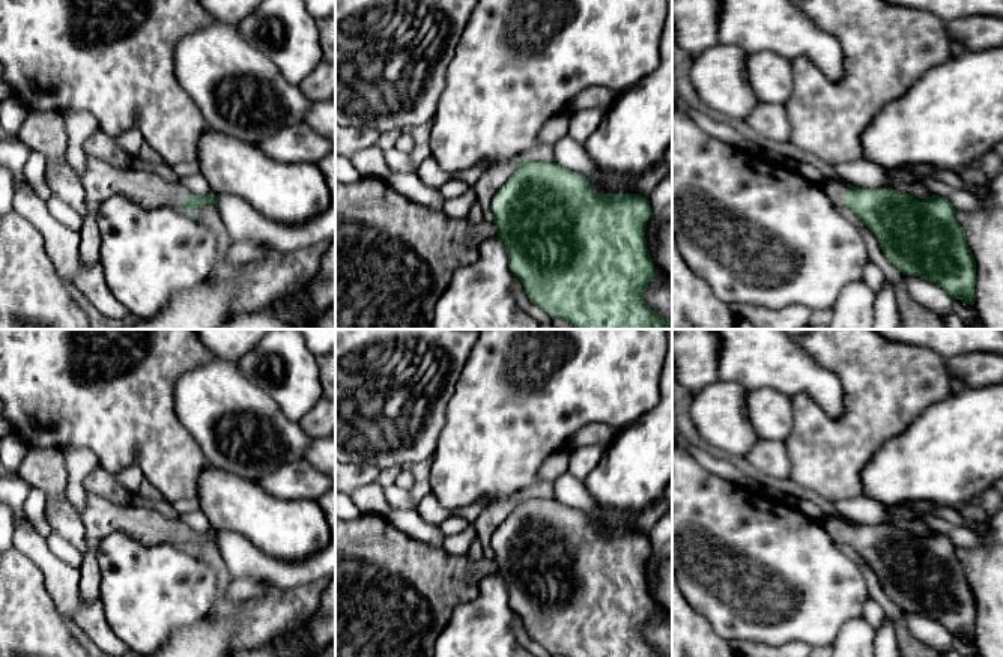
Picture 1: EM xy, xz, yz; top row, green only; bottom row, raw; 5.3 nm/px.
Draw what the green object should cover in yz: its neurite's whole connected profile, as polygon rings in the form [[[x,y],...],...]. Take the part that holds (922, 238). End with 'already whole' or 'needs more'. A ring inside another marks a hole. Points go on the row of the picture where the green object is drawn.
[[[832,179],[824,185],[830,201],[851,210],[877,238],[886,259],[904,275],[940,286],[952,301],[974,305],[976,262],[944,197],[926,200],[892,188],[857,188]]]; needs more

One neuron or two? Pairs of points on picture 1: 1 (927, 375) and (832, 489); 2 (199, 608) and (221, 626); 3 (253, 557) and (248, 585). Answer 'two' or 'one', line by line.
1: one
2: two
3: two

